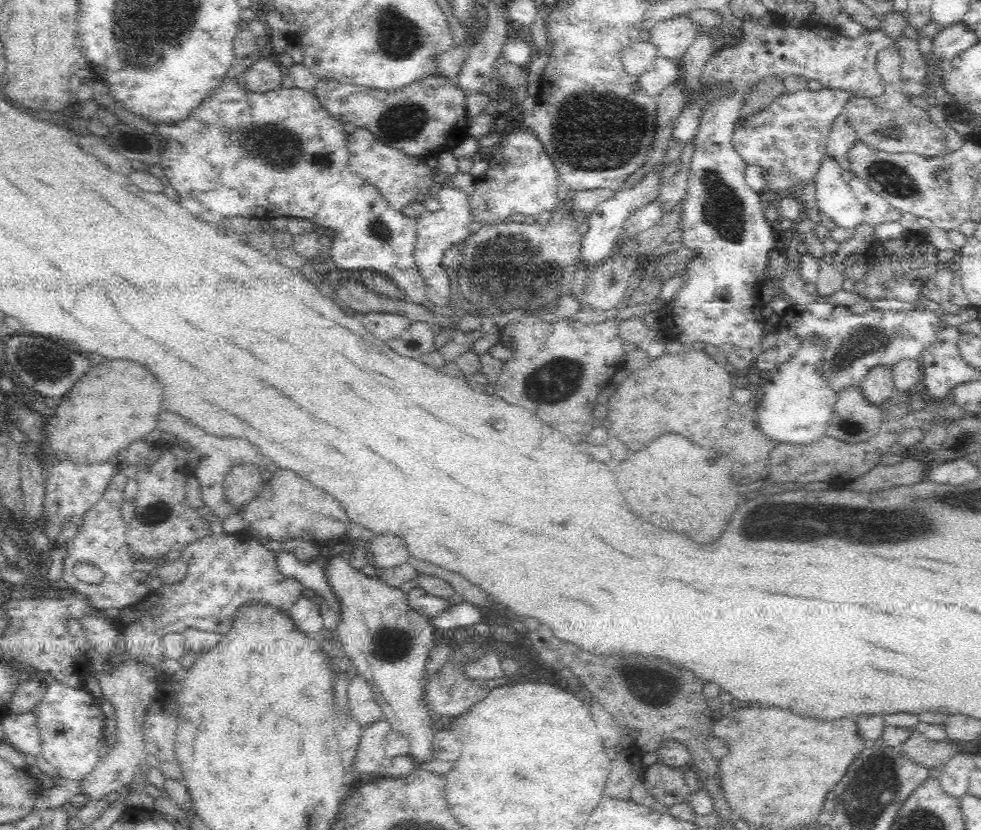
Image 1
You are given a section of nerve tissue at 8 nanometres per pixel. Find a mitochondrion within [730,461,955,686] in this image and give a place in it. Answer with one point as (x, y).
(829, 522)

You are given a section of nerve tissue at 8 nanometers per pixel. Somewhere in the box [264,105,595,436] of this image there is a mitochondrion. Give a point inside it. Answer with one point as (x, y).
(520, 279)

